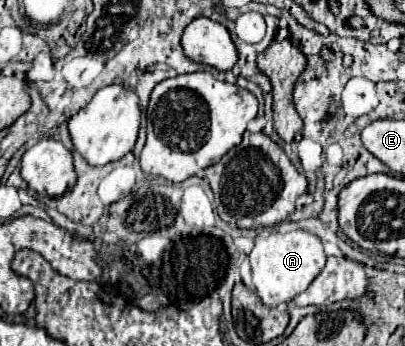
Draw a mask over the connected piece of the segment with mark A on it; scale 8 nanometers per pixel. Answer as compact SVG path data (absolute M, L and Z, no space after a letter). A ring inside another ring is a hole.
M270 229L266 233L260 233L254 239L254 249L248 255L252 265L252 277L254 277L254 289L260 295L262 303L268 307L276 307L280 303L292 301L298 293L302 293L316 275L324 269L326 253L322 249L322 243L316 235L308 231L276 231Z

